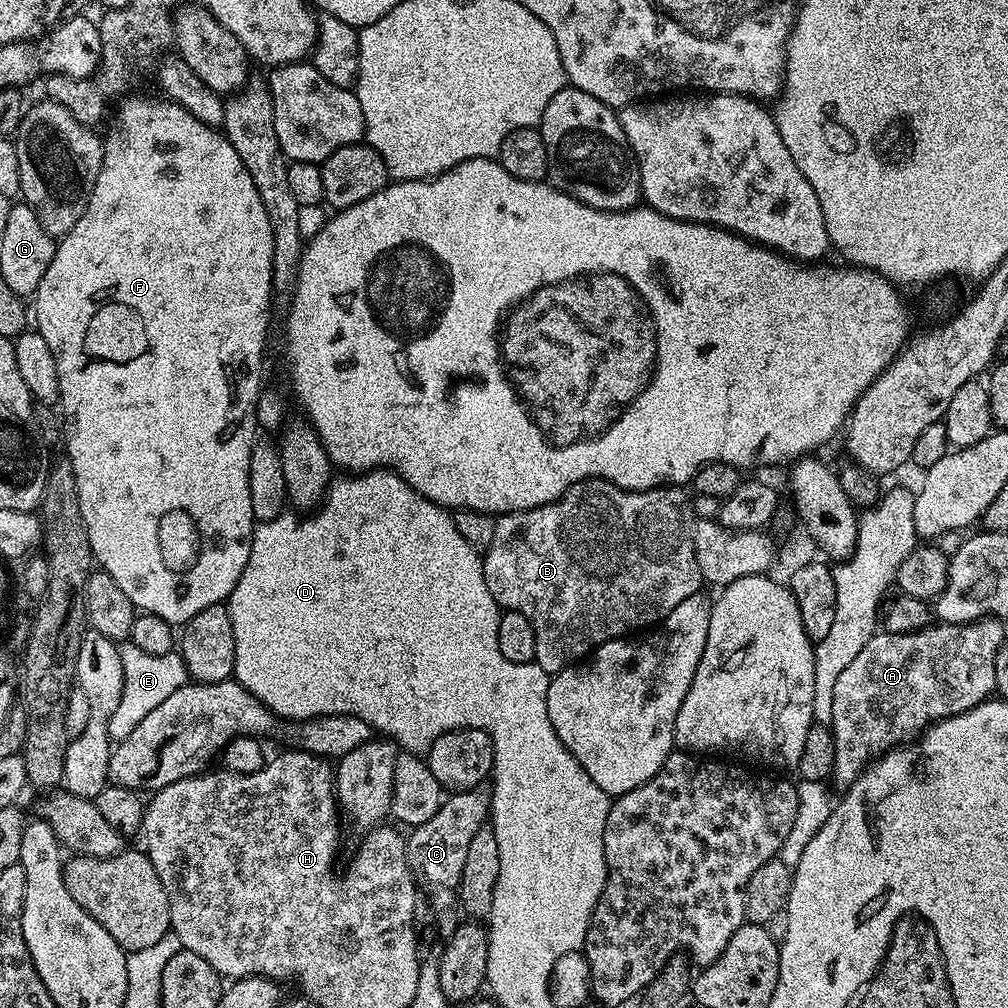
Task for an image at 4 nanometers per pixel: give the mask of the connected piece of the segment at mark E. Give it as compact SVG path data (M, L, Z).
M130 642L121 643L119 649L124 675L122 702L118 702L118 710L114 710L108 723L108 735L116 742L125 740L130 730L134 730L134 726L138 726L138 722L142 722L142 718L150 714L150 710L154 710L164 699L170 698L174 690L190 680L179 651L174 650L170 654L146 654L146 650L138 650L138 646Z

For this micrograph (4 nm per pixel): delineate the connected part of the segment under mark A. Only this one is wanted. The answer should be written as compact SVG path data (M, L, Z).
M995 618L978 619L969 624L945 624L933 622L917 632L894 634L877 631L862 646L854 662L842 670L834 686L834 714L831 729L834 738L834 766L831 779L846 789L860 777L860 773L886 752L897 746L915 741L925 728L940 720L962 714L995 693L994 654L998 646L1006 642L1005 621Z

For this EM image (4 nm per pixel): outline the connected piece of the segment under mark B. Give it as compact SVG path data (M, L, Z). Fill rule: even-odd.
M580 480L574 486L567 488L554 502L521 512L505 512L495 517L494 538L482 556L486 586L490 586L490 594L494 594L496 603L501 609L521 612L526 614L526 618L530 618L530 626L534 626L536 639L534 663L542 666L542 670L550 674L561 672L569 664L577 663L581 658L587 657L598 645L606 643L607 640L618 640L629 634L651 629L665 620L670 610L678 606L678 602L683 602L686 598L690 598L690 594L701 591L702 581L698 570L698 558L694 558L690 524L689 521L684 521L684 507L686 509L689 507L690 496L684 492L687 491L680 486L651 488L645 492L626 492L623 488L605 480Z

